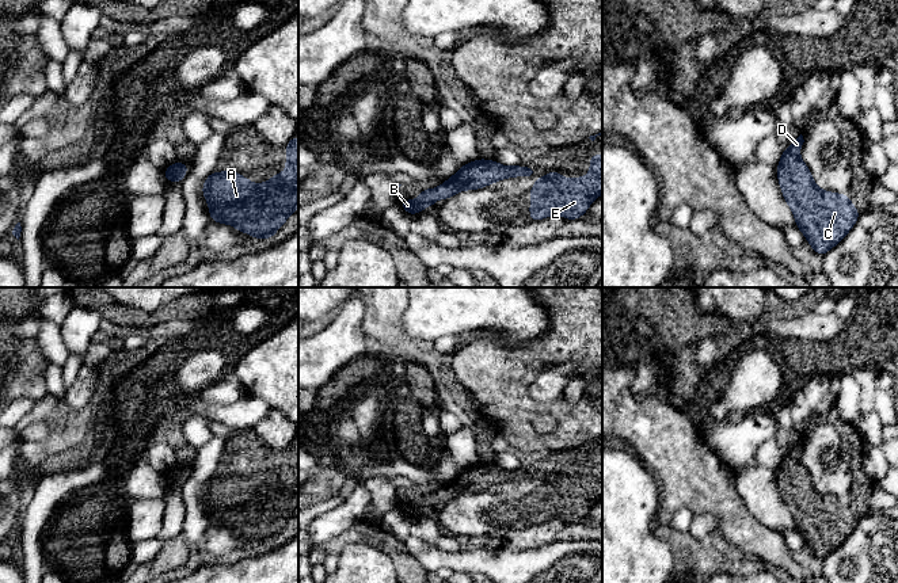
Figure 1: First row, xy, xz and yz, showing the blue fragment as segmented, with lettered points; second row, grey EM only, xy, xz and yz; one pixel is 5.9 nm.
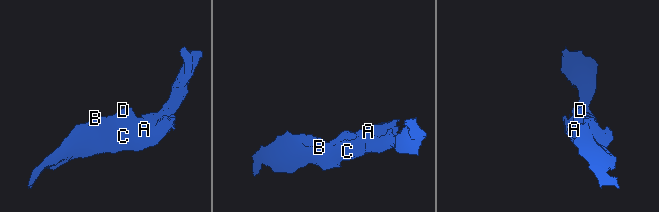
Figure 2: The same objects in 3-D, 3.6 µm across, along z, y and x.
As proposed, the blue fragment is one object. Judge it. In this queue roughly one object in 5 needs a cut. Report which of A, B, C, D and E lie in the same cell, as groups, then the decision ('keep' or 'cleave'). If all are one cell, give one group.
A B C D E; keep

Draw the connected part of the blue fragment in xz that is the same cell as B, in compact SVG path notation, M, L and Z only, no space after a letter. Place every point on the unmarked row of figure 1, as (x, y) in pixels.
M479 462L461 469L457 477L449 481L442 489L437 492L422 494L415 507L411 503L402 503L400 510L412 519L423 517L426 510L434 510L437 500L445 506L449 500L463 494L482 492L506 481L534 479L536 470L506 470L498 468L494 464Z

